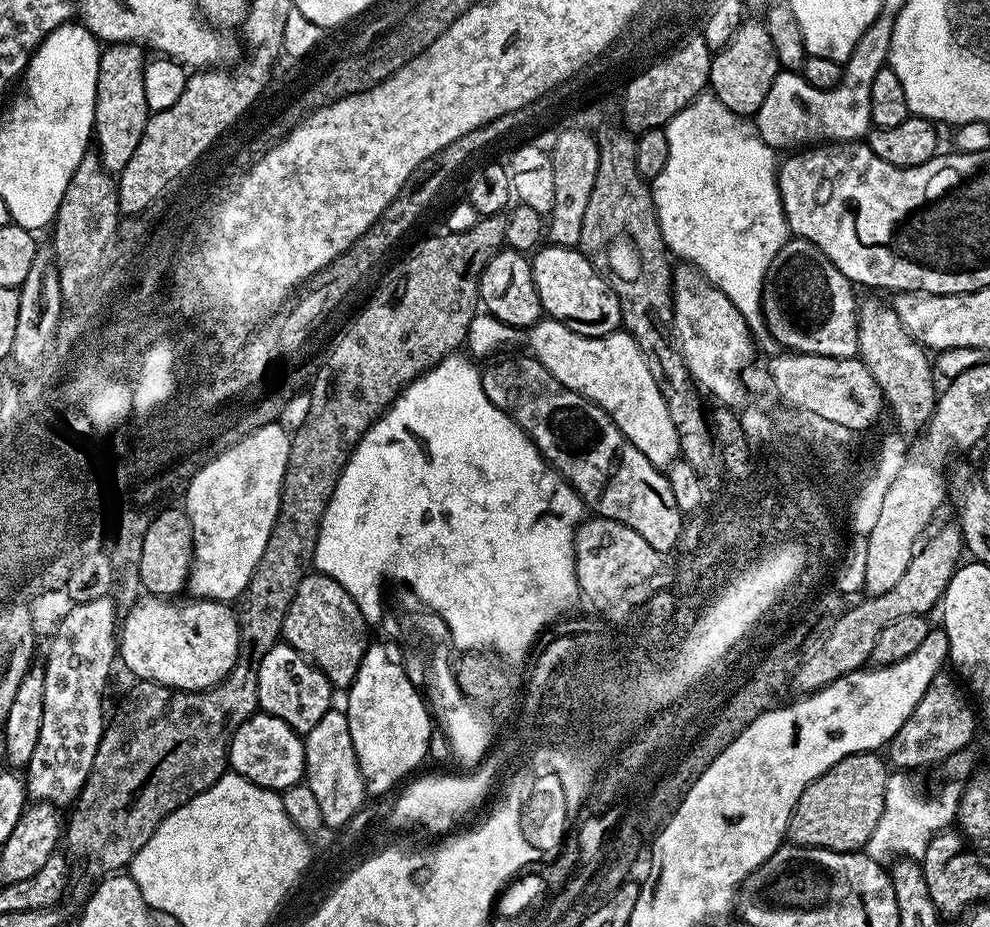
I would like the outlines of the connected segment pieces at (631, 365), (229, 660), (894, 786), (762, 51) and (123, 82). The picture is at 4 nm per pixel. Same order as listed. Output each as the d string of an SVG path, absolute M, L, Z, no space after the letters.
M542 318L527 333L528 344L531 355L536 357L536 361L562 386L574 390L579 396L585 396L590 402L598 405L603 412L610 417L622 430L622 434L650 462L655 468L664 470L676 463L680 456L680 443L678 442L678 430L674 422L670 422L670 410L662 398L662 390L658 390L658 382L654 382L654 374L650 374L648 359L642 354L638 342L626 330L617 330L608 336L583 336L574 330L570 330L562 322L551 318Z
M143 598L144 600L140 600L137 602L136 605L133 606L132 609L129 610L128 612L128 617L125 618L123 617L122 623L119 625L118 628L118 660L119 663L122 665L123 663L125 664L126 667L129 668L130 671L133 672L133 677L135 677L136 680L153 680L154 682L158 682L159 684L165 684L168 688L180 688L184 692L200 692L203 690L203 688L212 688L216 684L221 684L222 681L224 681L225 678L230 674L230 670L235 666L237 658L240 656L240 622L237 616L237 613L235 611L232 612L227 603L221 602L219 600L210 600L207 598L196 598L193 599L191 602L193 604L176 604L180 602L173 602L171 599L168 598Z
M895 771L888 777L885 805L882 815L872 836L865 844L865 855L881 864L889 863L899 856L921 860L926 848L935 836L947 831L954 823L964 793L961 781L950 780L944 786L944 792L930 799L924 798L917 790L913 780L903 771Z
M748 18L738 26L728 45L713 55L708 88L711 95L716 96L718 102L722 102L722 106L729 108L734 115L752 118L766 102L766 94L781 70L778 58L774 54L774 42L770 42L766 26L759 19Z
M109 44L101 51L94 106L94 148L107 172L119 174L130 162L142 134L150 109L144 85L145 49L139 44Z

